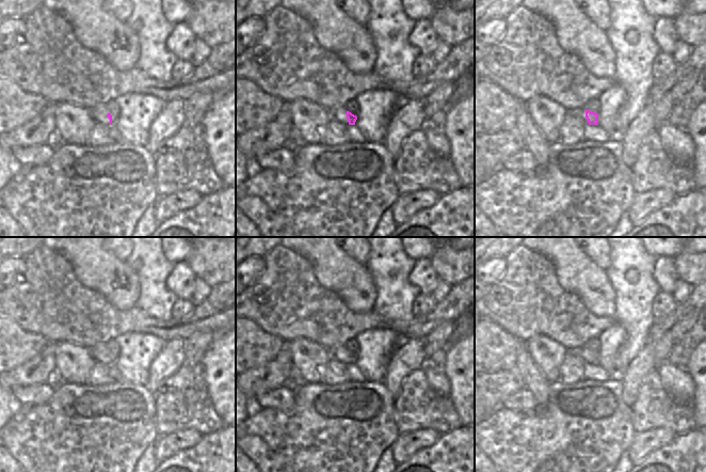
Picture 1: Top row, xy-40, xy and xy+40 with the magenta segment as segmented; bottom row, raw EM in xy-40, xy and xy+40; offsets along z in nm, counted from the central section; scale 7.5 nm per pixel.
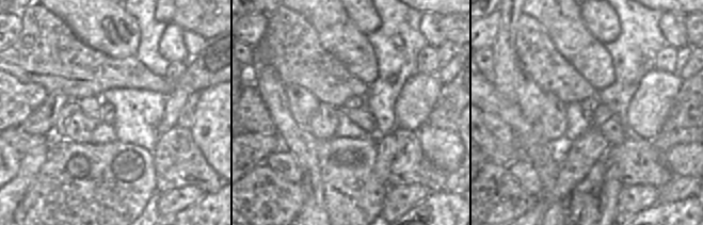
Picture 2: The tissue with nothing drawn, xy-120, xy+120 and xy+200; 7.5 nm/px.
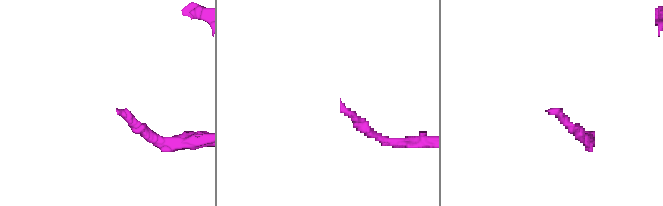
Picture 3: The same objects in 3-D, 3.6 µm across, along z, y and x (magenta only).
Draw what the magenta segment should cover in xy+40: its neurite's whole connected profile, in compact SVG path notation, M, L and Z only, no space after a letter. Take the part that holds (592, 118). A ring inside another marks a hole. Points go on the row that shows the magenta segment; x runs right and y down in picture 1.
M580 108L576 112L574 112L583 123L588 123L589 125L598 125L598 114L595 112L591 112L585 110L584 108Z

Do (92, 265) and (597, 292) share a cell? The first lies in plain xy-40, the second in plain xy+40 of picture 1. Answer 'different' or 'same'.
same

